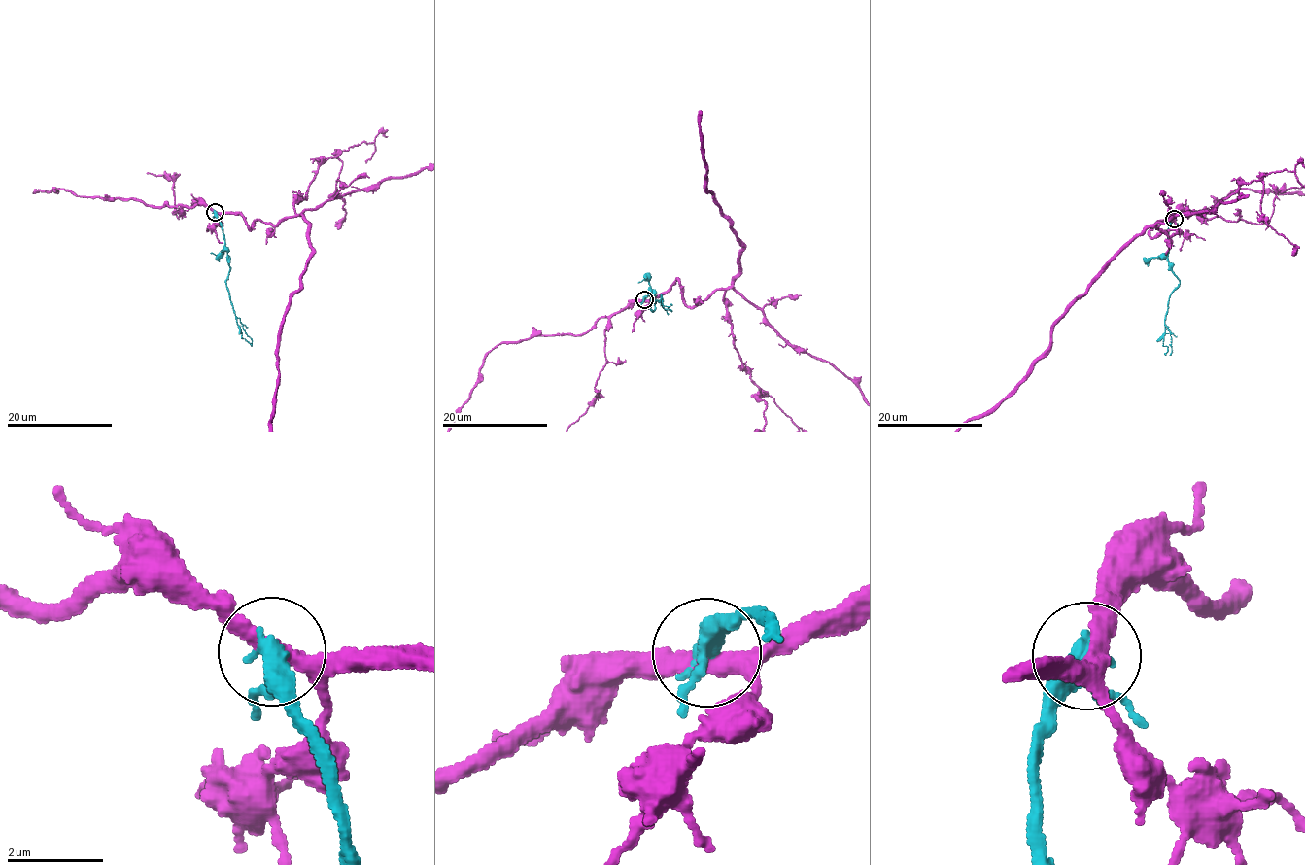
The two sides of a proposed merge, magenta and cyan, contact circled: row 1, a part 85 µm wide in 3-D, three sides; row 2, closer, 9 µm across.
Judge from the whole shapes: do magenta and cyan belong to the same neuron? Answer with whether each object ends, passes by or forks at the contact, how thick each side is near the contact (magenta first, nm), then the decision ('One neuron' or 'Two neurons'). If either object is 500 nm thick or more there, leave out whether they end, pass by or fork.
At the ring magenta passes by. At the ring cyan passes by. Thickness 360 nm (magenta) against 360 nm. Two neurons

